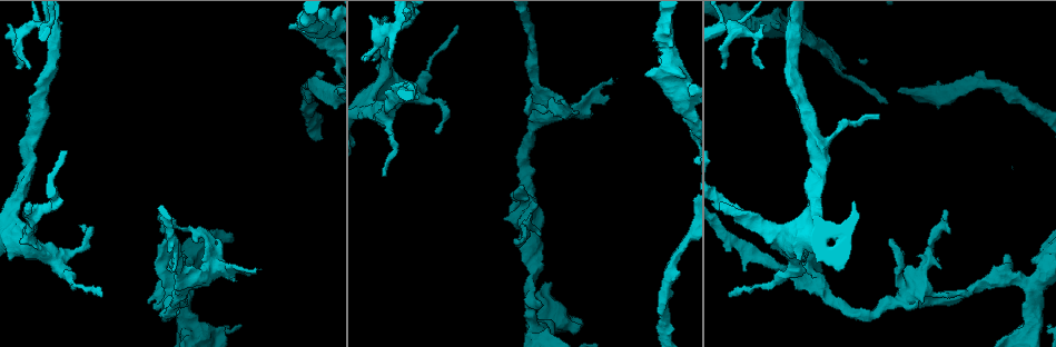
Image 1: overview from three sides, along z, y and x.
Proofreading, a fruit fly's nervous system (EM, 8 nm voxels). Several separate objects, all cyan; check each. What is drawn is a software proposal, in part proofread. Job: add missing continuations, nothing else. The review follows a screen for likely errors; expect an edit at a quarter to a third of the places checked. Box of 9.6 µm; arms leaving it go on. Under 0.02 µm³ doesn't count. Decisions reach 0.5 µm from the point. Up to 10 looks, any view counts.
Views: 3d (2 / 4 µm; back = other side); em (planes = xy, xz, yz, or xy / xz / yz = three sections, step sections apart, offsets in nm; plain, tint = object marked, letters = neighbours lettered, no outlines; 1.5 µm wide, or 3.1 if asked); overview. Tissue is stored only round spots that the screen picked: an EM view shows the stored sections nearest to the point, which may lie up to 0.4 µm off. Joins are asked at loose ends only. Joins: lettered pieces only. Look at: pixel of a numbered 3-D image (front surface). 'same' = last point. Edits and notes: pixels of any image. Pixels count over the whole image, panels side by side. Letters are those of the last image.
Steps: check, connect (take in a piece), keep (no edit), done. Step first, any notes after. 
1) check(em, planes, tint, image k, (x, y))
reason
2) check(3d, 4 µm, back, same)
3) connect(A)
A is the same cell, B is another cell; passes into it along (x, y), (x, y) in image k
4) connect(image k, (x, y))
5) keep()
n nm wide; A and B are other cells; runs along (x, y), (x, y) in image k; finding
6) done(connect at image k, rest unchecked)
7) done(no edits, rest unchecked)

check(3d, 2 µm, image 1, (527, 40))
free end

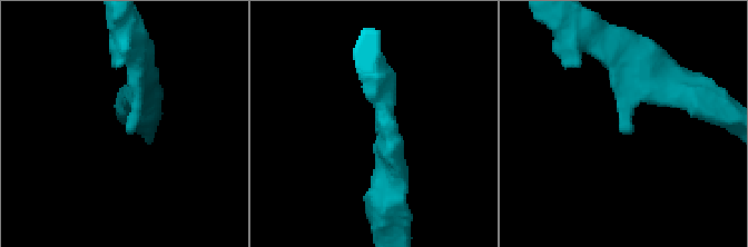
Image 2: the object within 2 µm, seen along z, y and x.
check(em, planes, tint, image 2, (624, 132))
need the tissue

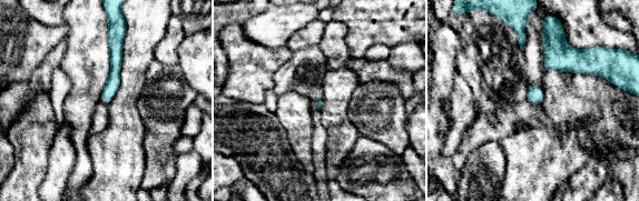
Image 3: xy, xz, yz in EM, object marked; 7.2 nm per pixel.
check(em, planes, letters, same)

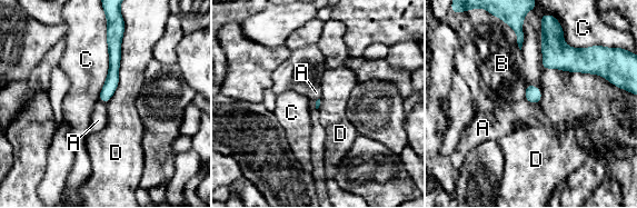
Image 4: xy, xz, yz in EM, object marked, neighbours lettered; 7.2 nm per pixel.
keep()
A, B, C and D are other cells; no lettered piece goes on from it

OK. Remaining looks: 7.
check(3d, 2 µm, image 1, (102, 291))
tapers out

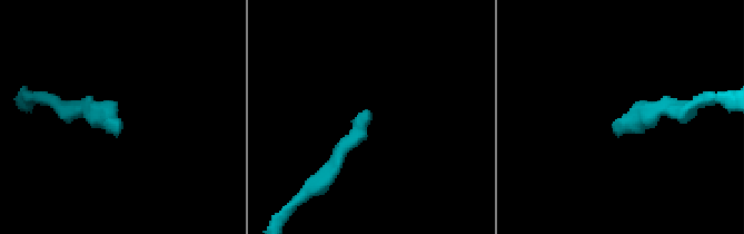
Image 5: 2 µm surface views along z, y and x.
check(em, planes, letters, image 5, (614, 122))
need the tissue

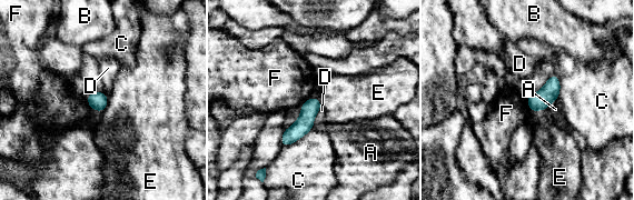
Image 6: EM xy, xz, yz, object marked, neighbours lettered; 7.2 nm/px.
keep()
C touches over 260 nm; A, B, C, D, E and F are other cells; runs along (316, 100), (306, 120), (284, 142) in image 6; none of them fits

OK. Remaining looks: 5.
check(em, planes, letters, image 1, (721, 202))
branch stops here

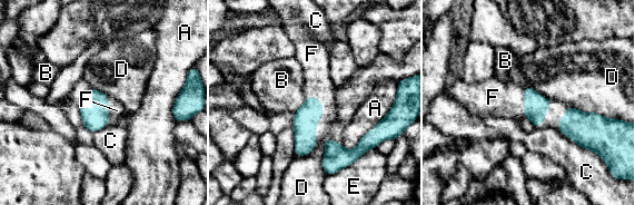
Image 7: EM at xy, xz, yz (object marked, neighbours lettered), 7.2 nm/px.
connect(F)
170 nm wide; F is the same cell, A, B, C, D and E are other cells; passes into it along (306, 118), (321, 117), (318, 83) in image 7; it goes on there

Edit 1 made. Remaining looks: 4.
check(overview)
redraw

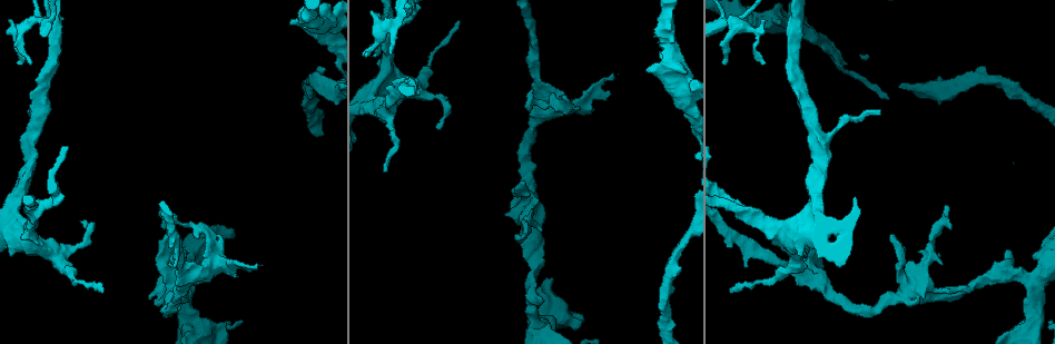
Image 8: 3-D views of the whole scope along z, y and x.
check(em, planes, letters, image 8, (155, 305))
an open end

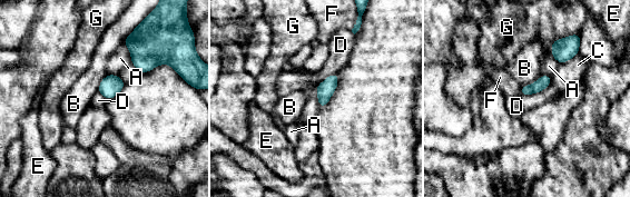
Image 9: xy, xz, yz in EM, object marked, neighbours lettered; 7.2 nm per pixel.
keep()
A, B, C, D, E, F and G are other cells; border along (337, 71), (316, 87), (318, 108) in image 9; none of them fits

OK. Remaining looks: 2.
done(connect at image 7, rest unchecked)

